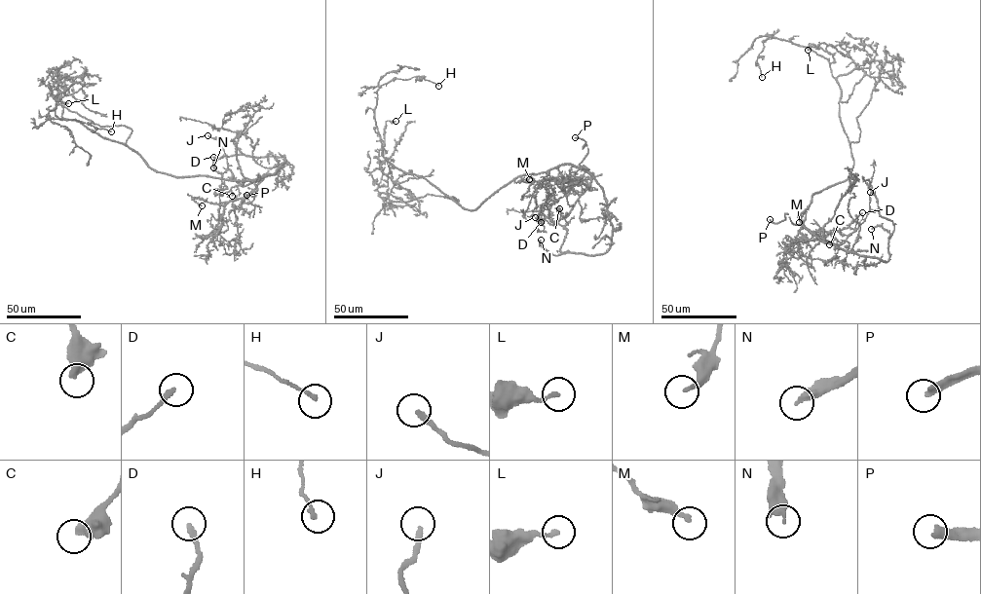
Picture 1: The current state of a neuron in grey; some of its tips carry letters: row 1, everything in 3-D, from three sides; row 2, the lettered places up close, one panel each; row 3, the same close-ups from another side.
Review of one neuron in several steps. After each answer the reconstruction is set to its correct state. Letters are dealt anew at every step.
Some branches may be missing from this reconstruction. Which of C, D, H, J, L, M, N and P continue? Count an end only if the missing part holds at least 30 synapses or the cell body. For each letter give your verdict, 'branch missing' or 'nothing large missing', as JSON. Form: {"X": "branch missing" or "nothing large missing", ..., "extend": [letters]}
{"C": "nothing large missing", "D": "branch missing", "H": "nothing large missing", "J": "branch missing", "L": "nothing large missing", "M": "nothing large missing", "N": "branch missing", "P": "branch missing", "extend": ["D", "J", "N", "P"]}

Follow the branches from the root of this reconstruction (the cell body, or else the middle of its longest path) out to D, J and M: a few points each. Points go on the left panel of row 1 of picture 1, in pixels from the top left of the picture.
D: (185, 176), (245, 181), (264, 174), (262, 179), (243, 186), (229, 169), (222, 173), (215, 170), (213, 157)
J: (185, 176), (245, 181), (264, 174), (262, 179), (244, 186), (238, 182), (228, 168), (220, 142), (207, 135)
M: (185, 176), (209, 175), (245, 181), (264, 174), (245, 197), (230, 200), (225, 205), (194, 198), (202, 205)

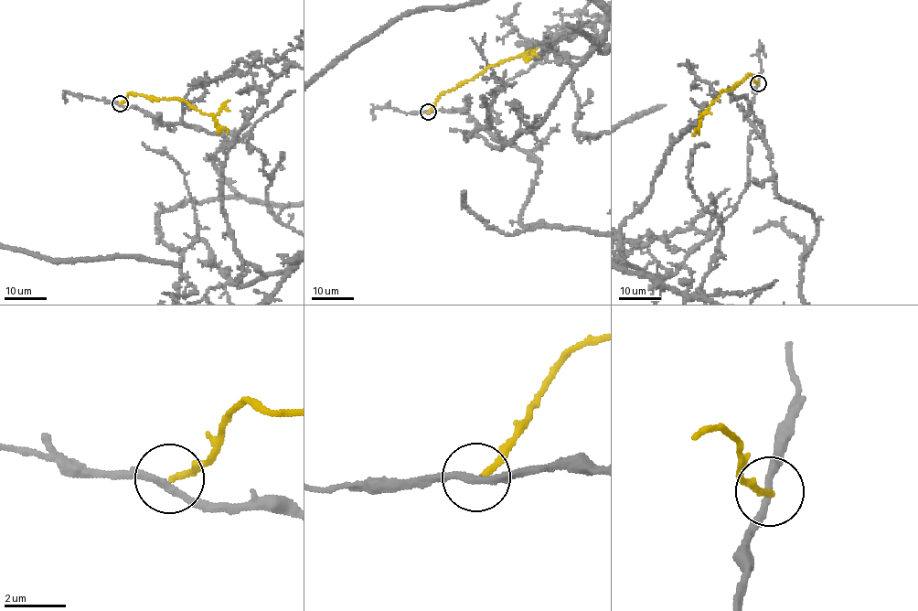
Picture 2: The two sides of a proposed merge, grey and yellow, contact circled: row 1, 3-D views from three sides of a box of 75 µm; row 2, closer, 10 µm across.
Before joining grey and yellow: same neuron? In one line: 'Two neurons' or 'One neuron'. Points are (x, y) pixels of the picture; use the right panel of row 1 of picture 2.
Two neurons

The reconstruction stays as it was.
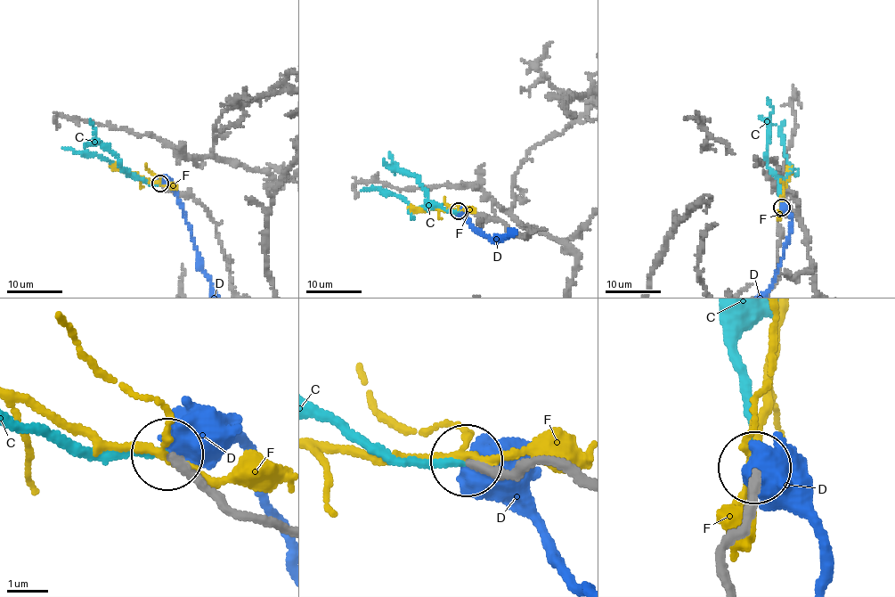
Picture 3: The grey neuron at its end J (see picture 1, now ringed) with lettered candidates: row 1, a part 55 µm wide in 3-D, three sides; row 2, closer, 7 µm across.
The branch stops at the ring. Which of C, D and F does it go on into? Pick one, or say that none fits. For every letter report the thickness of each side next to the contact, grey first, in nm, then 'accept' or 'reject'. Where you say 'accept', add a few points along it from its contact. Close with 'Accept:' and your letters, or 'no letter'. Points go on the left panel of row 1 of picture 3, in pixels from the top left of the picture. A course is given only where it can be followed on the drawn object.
C: 200 nm thick on the grey side, 180 nm on the other; accept; it runs (159, 183), (147, 183), (120, 167), (120, 160), (96, 138), (91, 118)
D: 240 nm thick on the grey side, 750 nm on the other; reject
F: 240 nm thick on the grey side, 160 nm on the other; reject
Accept: C

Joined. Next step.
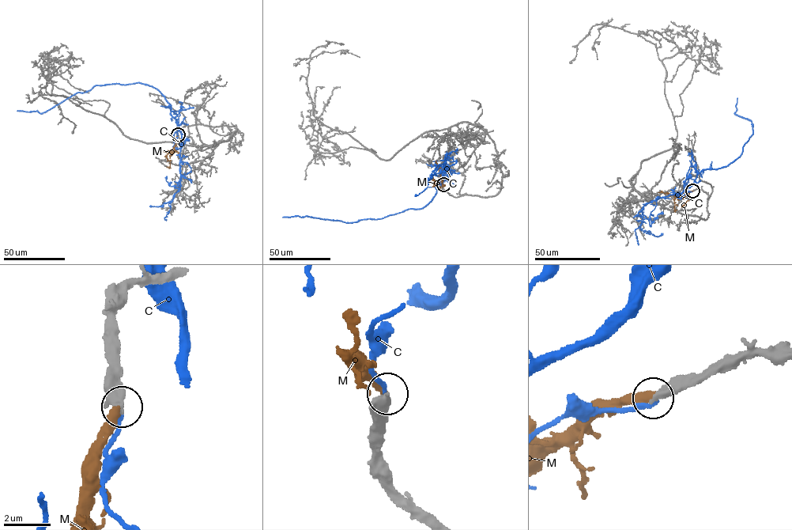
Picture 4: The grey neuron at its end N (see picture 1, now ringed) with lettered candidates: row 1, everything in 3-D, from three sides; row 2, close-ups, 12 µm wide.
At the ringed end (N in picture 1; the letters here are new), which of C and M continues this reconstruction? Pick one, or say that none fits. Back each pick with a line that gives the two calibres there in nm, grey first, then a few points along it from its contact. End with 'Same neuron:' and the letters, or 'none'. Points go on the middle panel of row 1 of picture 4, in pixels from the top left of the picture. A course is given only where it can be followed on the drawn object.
M: 550 nm thick on the grey side, 280 nm on the other; it runs (443, 184), (431, 178), (435, 181), (431, 187)
Same neuron: M

